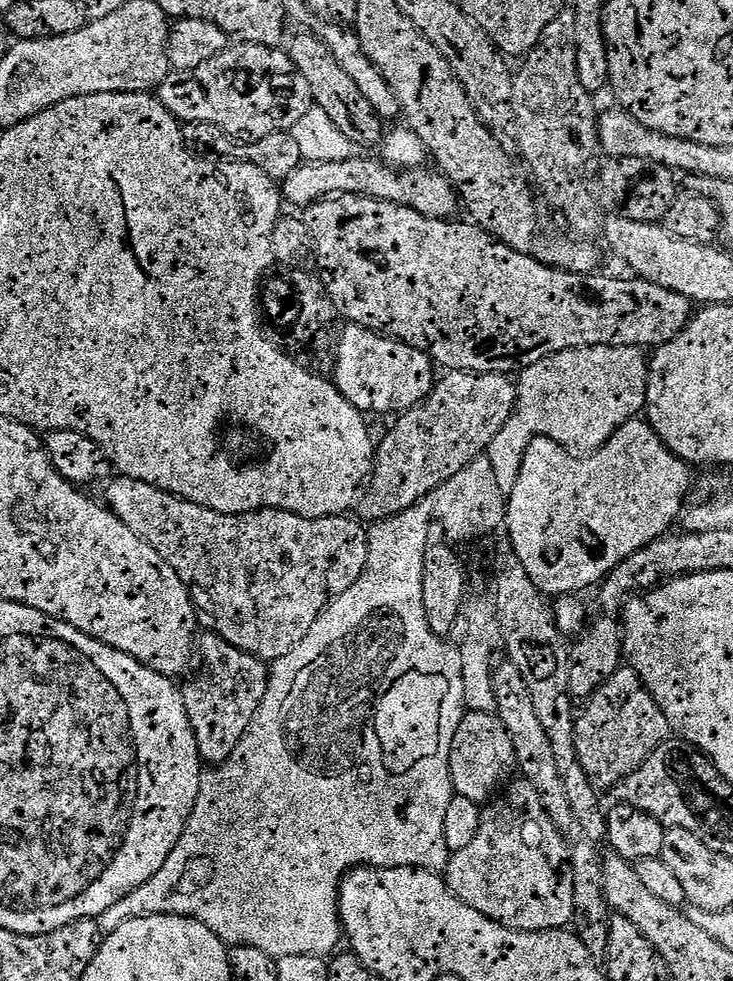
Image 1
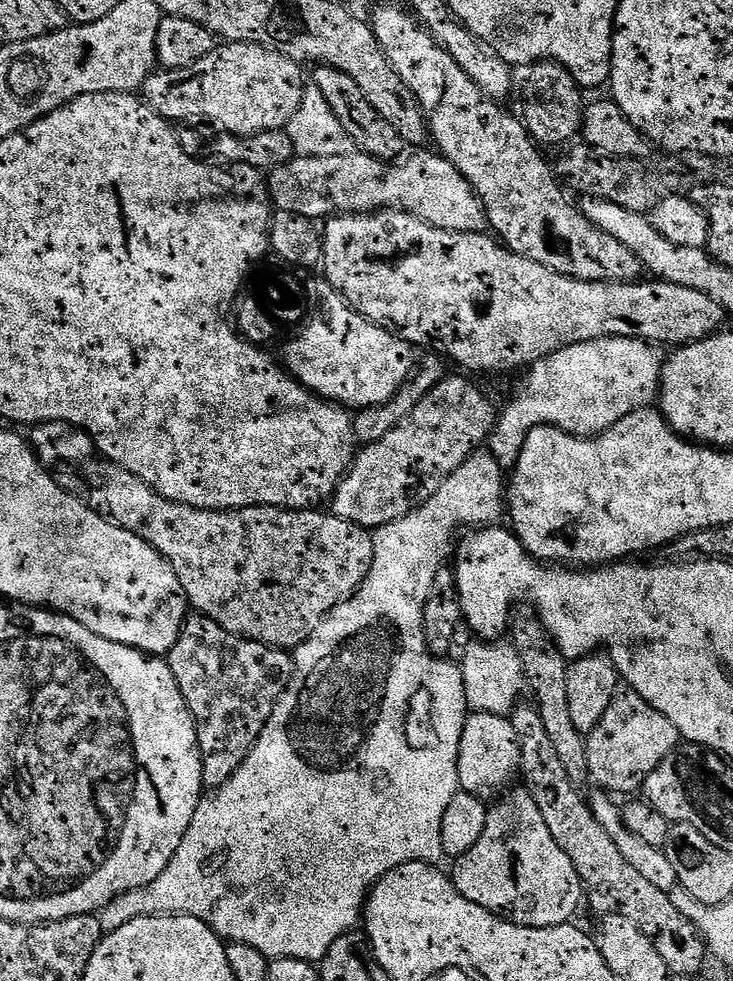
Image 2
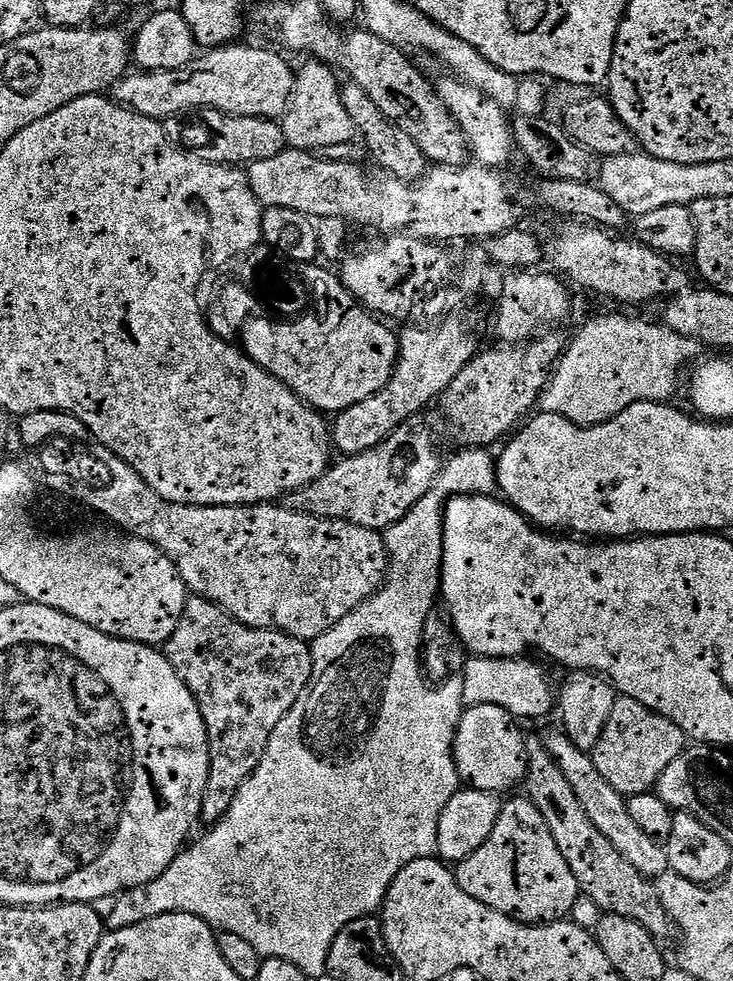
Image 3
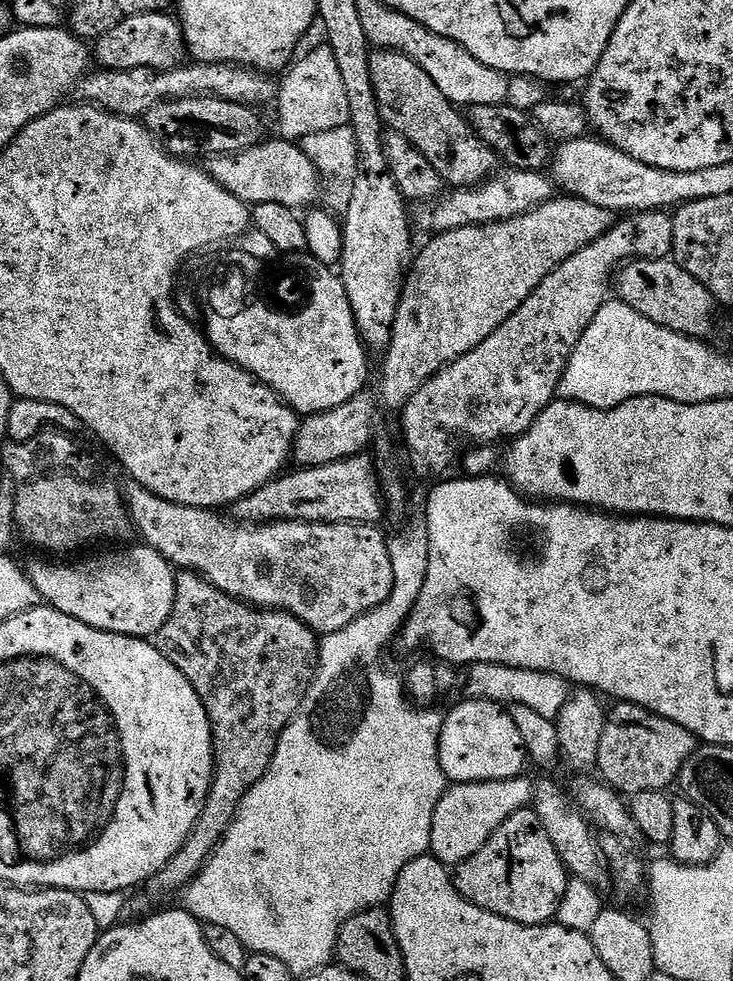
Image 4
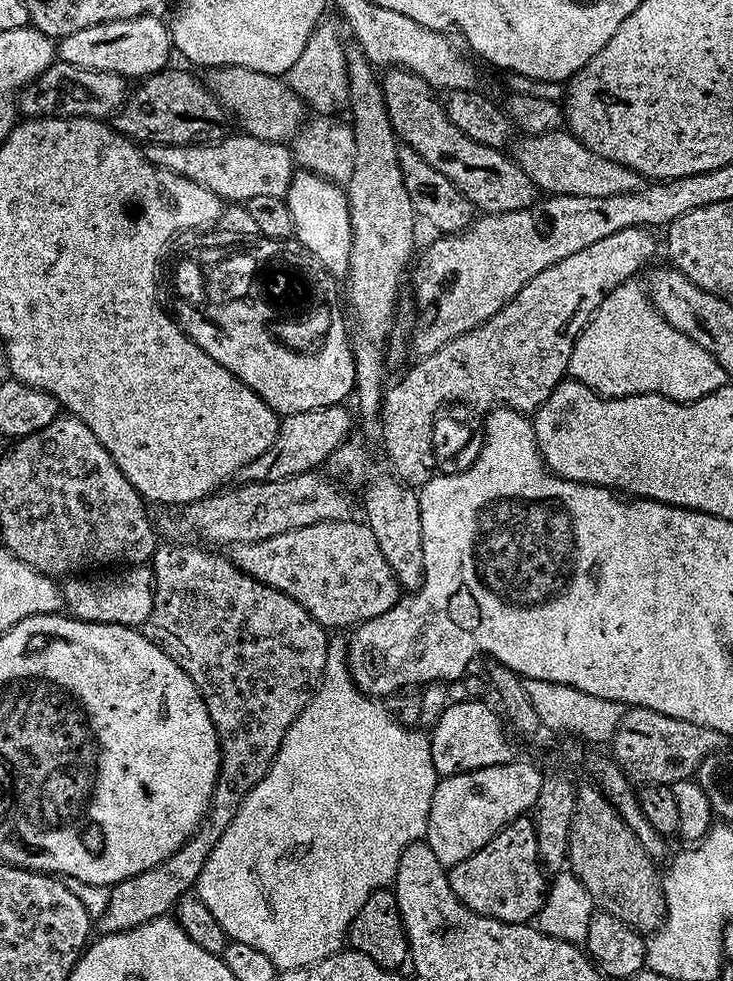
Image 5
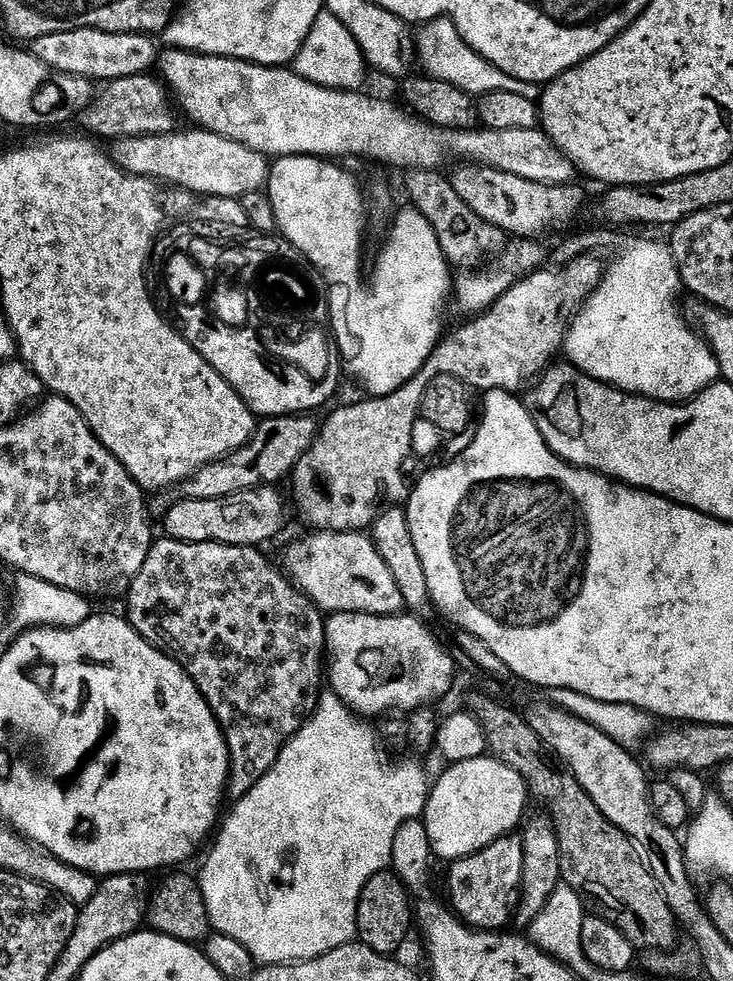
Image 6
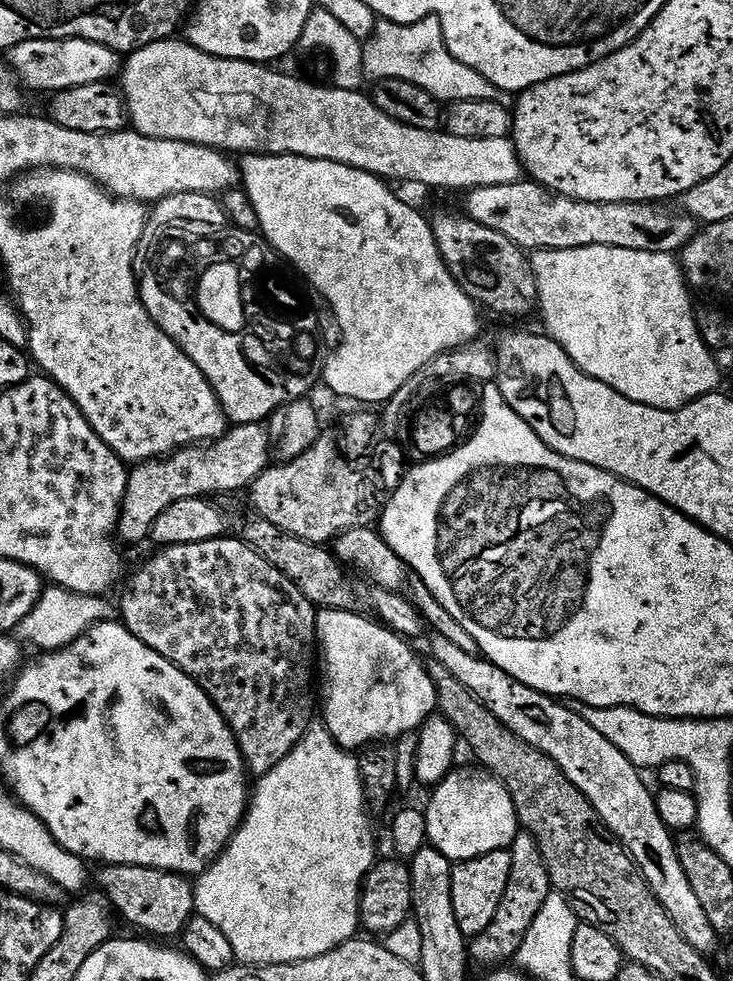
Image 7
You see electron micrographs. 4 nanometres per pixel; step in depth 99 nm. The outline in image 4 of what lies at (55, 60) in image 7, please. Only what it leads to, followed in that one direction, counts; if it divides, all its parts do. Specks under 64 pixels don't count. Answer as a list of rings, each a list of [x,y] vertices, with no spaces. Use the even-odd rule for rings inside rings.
[[[143,12],[126,18],[106,34],[95,41],[94,60],[101,69],[134,70],[135,68],[152,68],[155,72],[164,72],[168,68],[180,67],[186,56],[184,35],[179,23],[164,12]]]

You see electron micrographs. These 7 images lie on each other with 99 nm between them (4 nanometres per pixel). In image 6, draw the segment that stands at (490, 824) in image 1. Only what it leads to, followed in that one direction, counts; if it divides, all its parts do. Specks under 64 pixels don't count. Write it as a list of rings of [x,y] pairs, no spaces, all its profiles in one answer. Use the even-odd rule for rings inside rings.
[[[519,834],[498,838],[482,851],[461,860],[451,861],[448,872],[448,896],[455,912],[469,928],[500,930],[507,920],[513,919],[520,903],[520,883],[524,873],[524,851]]]

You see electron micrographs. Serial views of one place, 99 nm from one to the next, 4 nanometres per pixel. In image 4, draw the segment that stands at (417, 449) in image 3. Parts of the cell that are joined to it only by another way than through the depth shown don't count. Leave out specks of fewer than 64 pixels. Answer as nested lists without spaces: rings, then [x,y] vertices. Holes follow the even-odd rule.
[[[364,454],[351,456],[326,466],[281,474],[231,505],[231,519],[242,524],[276,524],[279,520],[289,520],[311,524],[379,525],[386,504],[382,499],[381,481],[376,481],[376,472],[366,457]]]

